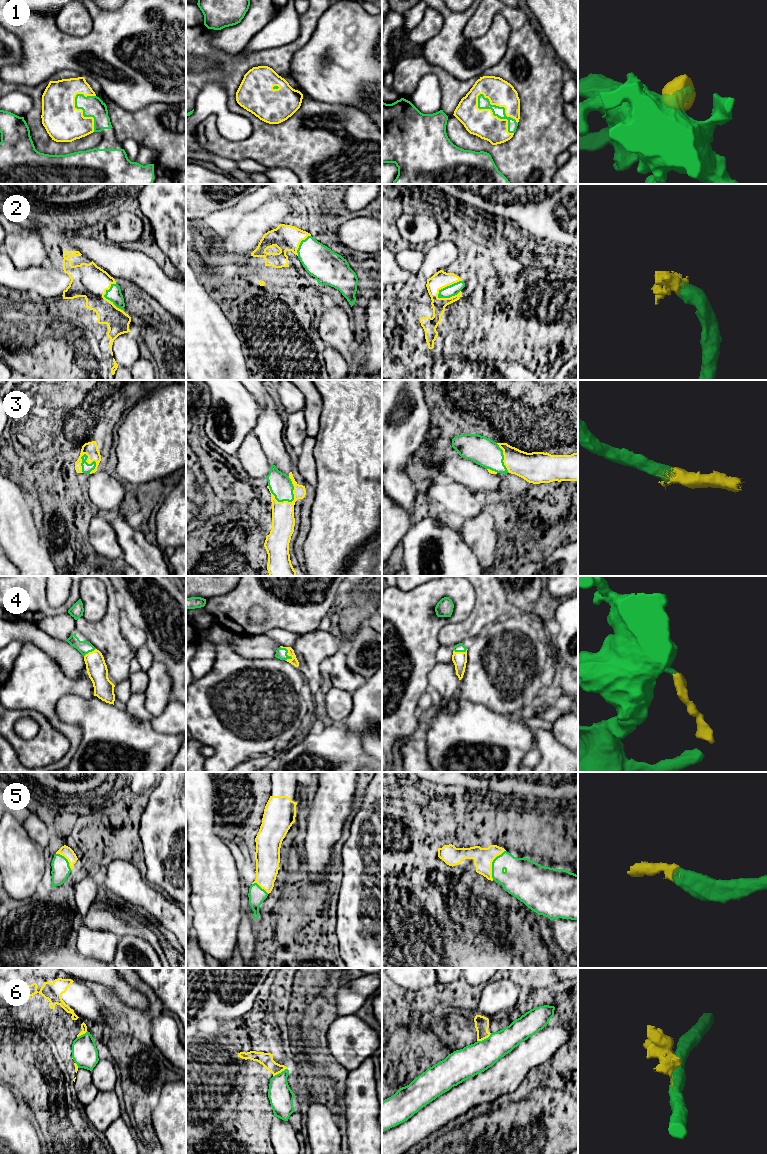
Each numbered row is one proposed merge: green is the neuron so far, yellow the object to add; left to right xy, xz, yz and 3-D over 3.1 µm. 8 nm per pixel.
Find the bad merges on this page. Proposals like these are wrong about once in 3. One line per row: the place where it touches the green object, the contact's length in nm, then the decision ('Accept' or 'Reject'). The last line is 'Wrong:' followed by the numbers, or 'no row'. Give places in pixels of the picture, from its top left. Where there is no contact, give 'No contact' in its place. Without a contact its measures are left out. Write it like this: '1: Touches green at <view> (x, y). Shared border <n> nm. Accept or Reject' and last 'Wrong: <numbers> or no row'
1: Touches green at yz (504, 109). Shared border 420 nm. Accept
2: Touches green at yz (447, 286). Shared border 240 nm. Accept
3: Touches green at xz (278, 501). Shared border 240 nm. Accept
4: Touches green at xz (287, 652). Shared border 140 nm. Accept
5: Touches green at yz (492, 864). Shared border 260 nm. Accept
6: Touches green at yz (484, 1039). Shared border 140 nm. Reject
Wrong: 6

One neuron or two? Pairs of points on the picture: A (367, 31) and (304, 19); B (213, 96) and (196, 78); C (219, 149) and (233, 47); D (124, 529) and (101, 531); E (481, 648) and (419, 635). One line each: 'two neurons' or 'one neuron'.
A: two neurons
B: two neurons
C: two neurons
D: two neurons
E: two neurons

